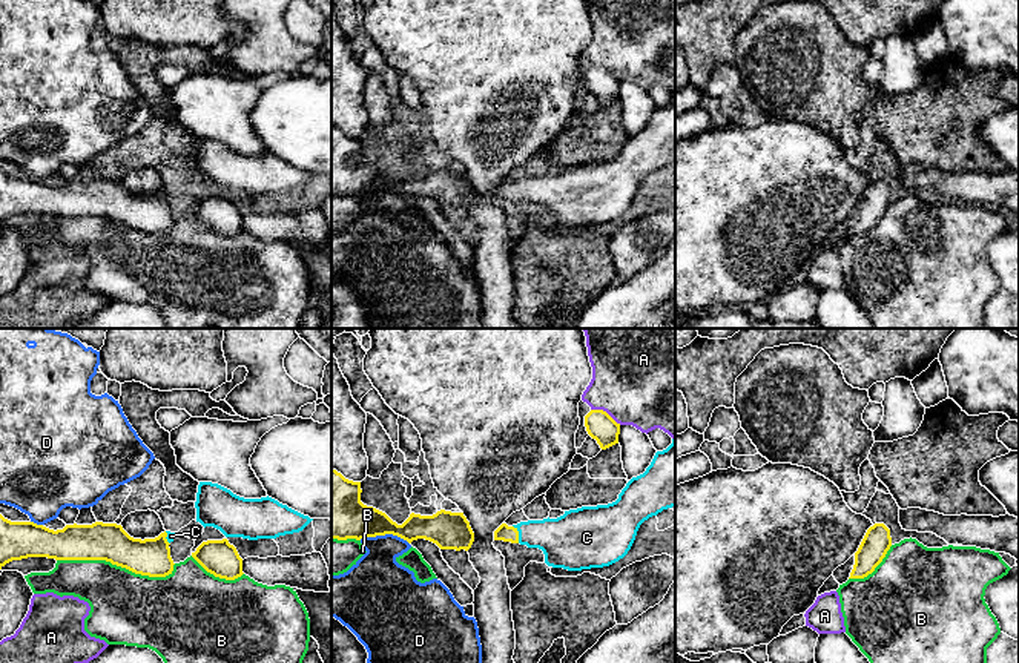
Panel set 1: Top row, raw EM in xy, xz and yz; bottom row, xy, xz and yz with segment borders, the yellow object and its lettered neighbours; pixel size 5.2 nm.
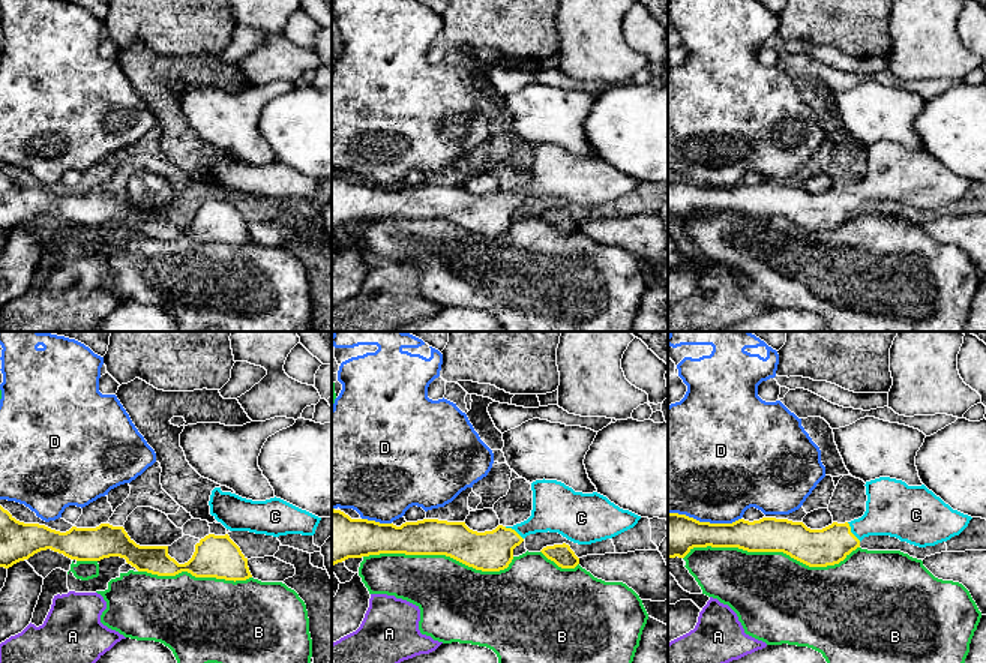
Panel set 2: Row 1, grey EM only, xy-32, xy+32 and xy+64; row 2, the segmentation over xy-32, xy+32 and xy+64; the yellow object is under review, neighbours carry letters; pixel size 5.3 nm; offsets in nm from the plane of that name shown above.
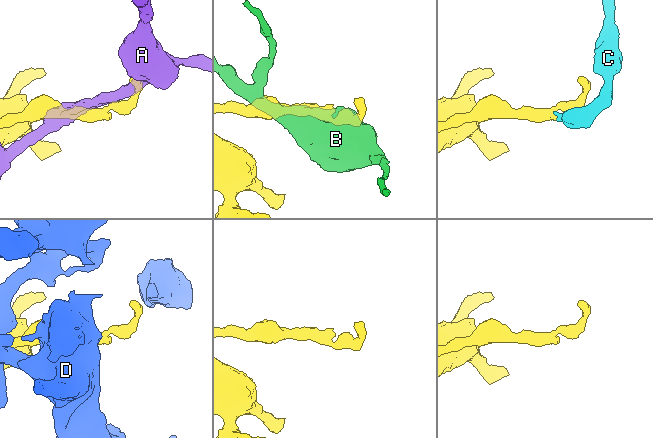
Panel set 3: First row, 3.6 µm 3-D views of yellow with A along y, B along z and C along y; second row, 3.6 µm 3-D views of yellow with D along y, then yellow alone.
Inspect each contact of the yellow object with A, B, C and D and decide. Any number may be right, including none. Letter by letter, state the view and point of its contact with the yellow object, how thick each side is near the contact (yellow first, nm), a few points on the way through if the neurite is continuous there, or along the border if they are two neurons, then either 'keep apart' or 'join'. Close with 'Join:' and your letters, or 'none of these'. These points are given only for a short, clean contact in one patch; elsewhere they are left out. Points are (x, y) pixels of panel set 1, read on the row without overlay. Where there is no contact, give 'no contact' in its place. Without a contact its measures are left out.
A: xz (605, 68) | 150/440 nm | keep apart
B: xy (118, 221) | 200/380 nm | keep apart
C: xz (517, 191) | 90/260 nm | across xz (505, 189), (517, 191), (550, 191), (563, 197) | join
D: xz (384, 191) | 260/280 nm | keep apart
Join: C

